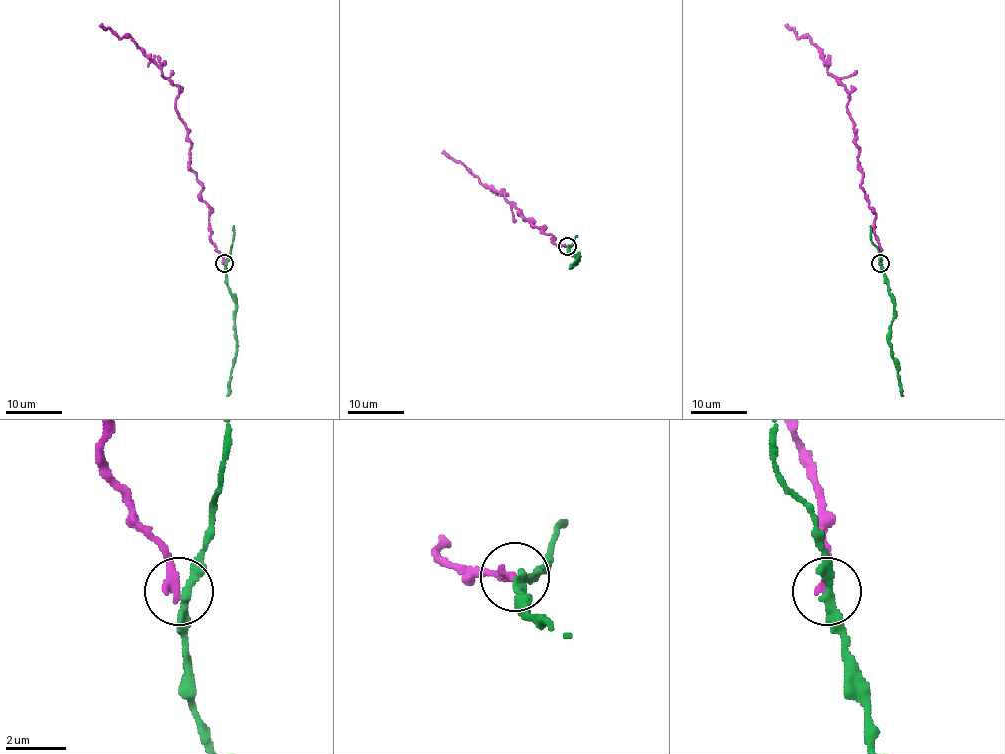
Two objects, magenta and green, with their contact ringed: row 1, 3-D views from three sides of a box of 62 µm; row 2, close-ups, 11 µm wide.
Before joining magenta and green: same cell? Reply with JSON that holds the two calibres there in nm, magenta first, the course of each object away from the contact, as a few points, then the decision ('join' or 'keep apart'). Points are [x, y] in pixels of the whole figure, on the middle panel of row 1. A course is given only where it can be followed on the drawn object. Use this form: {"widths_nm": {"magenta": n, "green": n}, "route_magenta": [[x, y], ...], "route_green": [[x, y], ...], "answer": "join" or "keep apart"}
{"widths_nm": {"magenta": 320, "green": 280}, "route_magenta": [[567, 246], [551, 241], [545, 227], [537, 228], [503, 192], [487, 188], [442, 151]], "route_green": [[568, 246], [577, 259], [579, 255], [569, 269]], "answer": "keep apart"}

